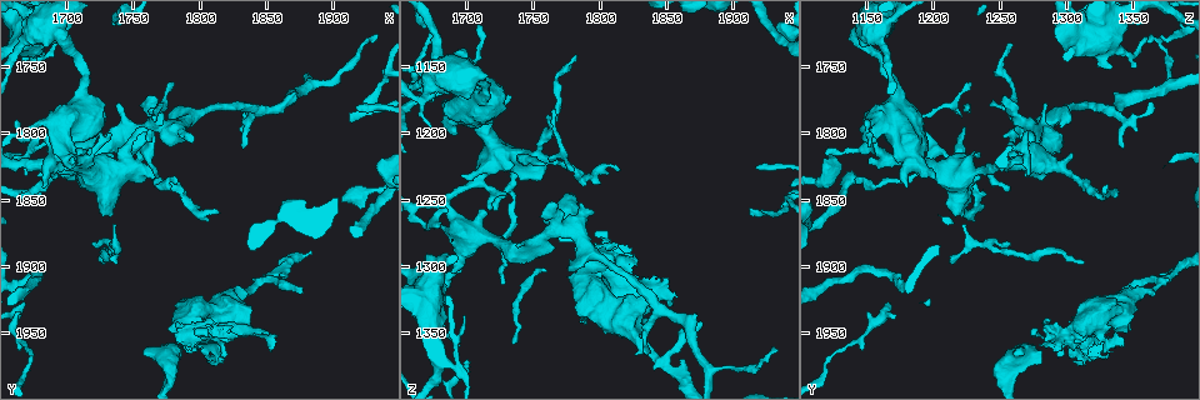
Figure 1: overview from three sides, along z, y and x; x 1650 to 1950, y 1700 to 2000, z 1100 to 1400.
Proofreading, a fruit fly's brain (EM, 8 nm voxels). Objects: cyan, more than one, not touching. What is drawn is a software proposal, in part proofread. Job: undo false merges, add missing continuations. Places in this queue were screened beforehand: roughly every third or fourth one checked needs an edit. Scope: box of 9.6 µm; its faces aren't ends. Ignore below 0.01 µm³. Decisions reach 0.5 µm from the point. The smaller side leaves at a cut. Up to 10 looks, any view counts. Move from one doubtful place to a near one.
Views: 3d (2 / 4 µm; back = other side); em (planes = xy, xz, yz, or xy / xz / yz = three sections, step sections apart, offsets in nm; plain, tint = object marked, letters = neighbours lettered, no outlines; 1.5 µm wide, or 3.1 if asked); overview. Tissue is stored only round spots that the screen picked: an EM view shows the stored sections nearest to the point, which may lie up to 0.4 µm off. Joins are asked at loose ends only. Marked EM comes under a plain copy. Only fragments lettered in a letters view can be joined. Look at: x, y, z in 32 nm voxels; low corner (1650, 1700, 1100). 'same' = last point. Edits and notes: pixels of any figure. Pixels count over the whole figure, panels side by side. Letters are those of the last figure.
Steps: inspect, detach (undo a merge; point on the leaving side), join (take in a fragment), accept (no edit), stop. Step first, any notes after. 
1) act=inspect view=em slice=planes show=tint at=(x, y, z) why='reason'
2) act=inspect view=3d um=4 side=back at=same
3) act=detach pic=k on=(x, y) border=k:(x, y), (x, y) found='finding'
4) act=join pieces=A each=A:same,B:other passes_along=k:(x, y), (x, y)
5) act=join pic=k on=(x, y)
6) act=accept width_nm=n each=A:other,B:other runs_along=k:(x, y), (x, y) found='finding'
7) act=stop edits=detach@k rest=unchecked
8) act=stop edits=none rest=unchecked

act=inspect view=3d um=4 at=(1700, 1730, 1144) why='three-way junction'

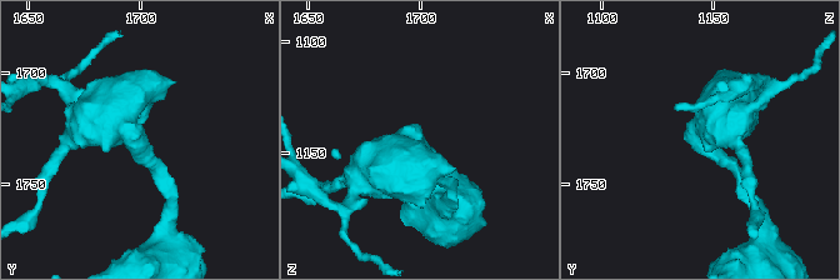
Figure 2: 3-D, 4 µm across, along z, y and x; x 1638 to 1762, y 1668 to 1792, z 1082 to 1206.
act=inspect view=em slice=planes show=letters at=(1698, 1729, 1146) arms=3 arm_widths_nm=190,600,700

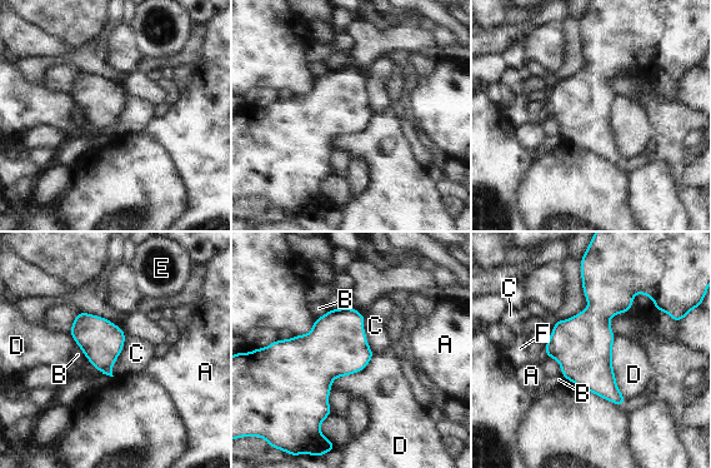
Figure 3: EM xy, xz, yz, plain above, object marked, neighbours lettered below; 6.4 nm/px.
act=accept each=A:other,B:other,C:other,D:other,E:other,F:other border=3:(126, 335), (113, 376) found='continuous, no second neuron'

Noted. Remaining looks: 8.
act=inspect view=em slice=planes show=letters at=(1758, 1832, 1222)

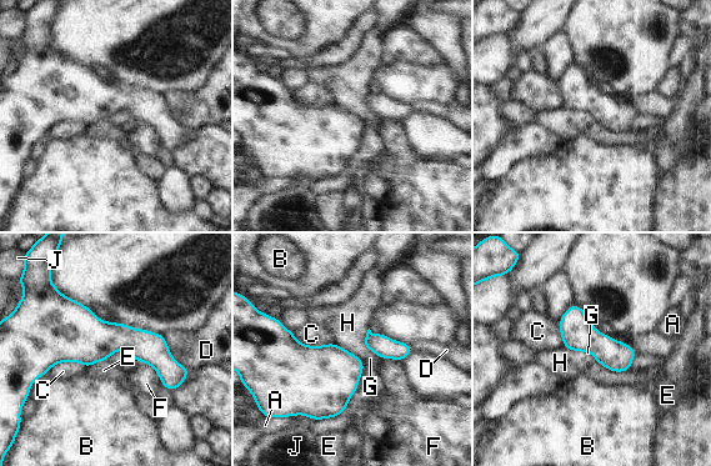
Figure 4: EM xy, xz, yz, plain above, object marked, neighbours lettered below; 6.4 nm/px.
act=accept each=A:other,B:other,C:other,D:other,E:other,F:other,G:other,H:other,J:other border=4:(111, 354), (125, 350), (133, 357) found='one neuron here'

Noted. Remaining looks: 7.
act=inspect view=3d um=2 at=(1676, 1798, 1274) why='free end'

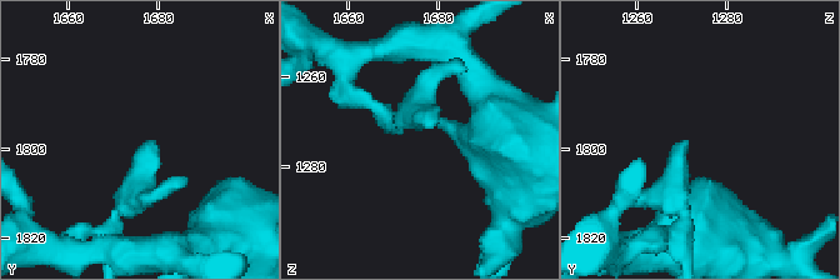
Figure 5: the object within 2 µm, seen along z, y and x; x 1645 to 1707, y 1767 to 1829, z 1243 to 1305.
act=inspect view=em slice=planes show=letters at=(1678, 1798, 1272) why='shape alone is not enough'

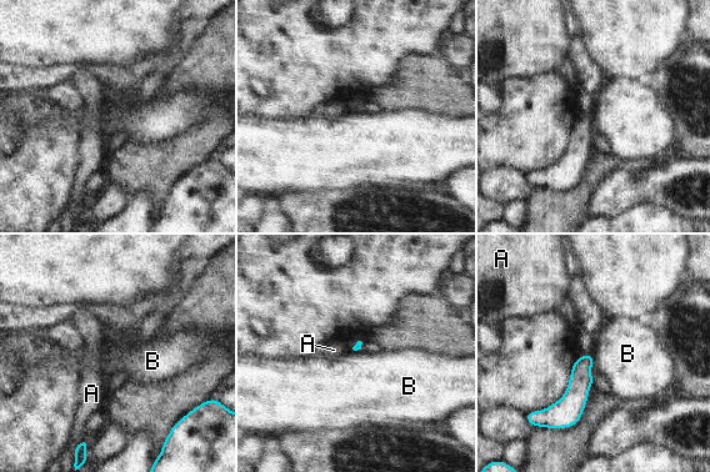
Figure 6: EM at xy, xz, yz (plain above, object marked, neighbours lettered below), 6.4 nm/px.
act=accept longest_contact=B:40nm each=A:other,B:other found='none of them fits'

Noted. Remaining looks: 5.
act=inspect view=3d um=4 side=back at=(1814, 1858, 1230) why='tapers out'

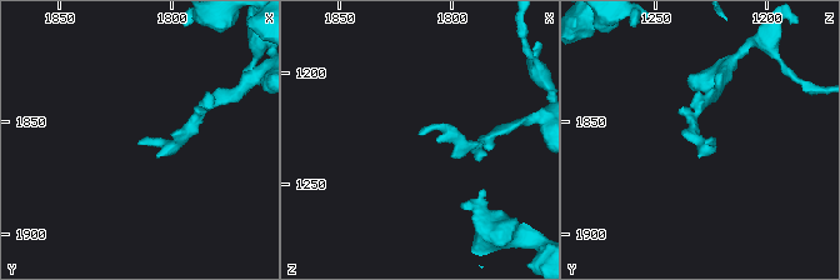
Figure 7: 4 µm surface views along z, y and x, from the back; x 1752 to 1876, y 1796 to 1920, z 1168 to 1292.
act=inspect view=em slice=xz step=4 show=letters at=(1814, 1859, 1228) why='need the tissue'

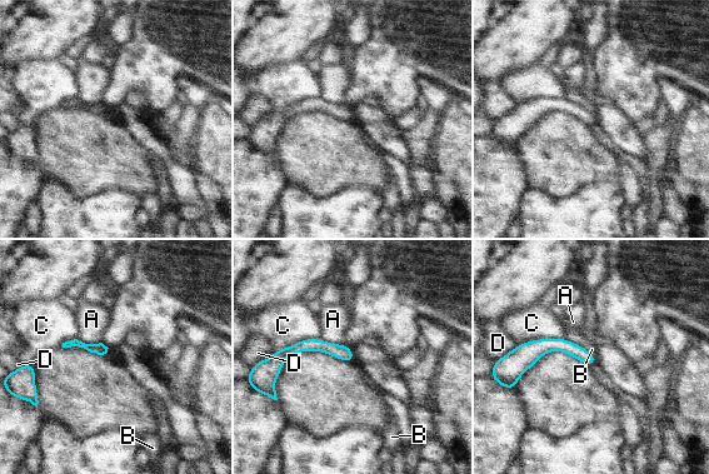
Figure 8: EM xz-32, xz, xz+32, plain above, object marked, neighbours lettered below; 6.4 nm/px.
act=accept longest_contact=C:360nm each=A:other,B:other,C:other,D:other found='none of them fits'

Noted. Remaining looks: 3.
act=stop edits=none rest=unchecked

